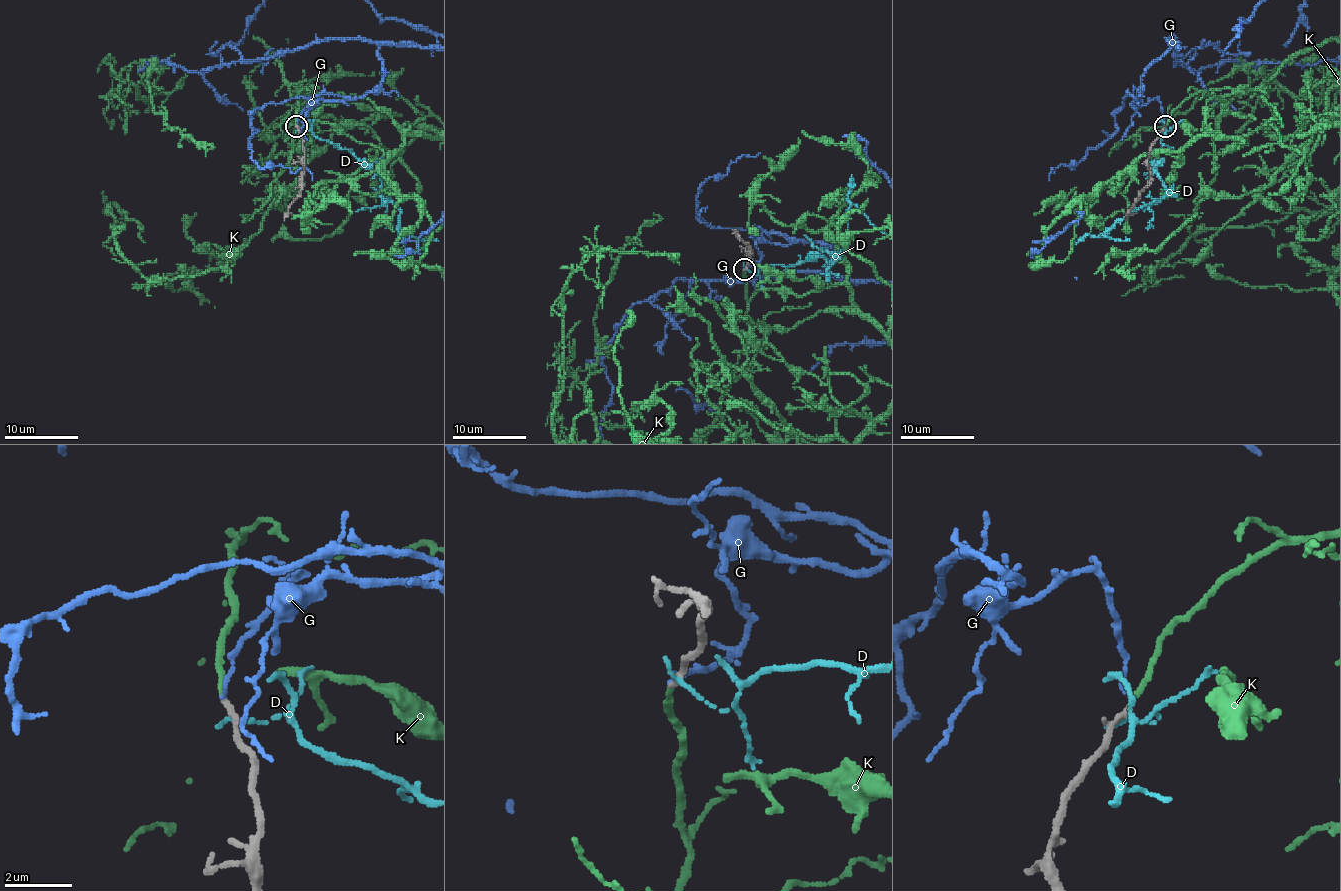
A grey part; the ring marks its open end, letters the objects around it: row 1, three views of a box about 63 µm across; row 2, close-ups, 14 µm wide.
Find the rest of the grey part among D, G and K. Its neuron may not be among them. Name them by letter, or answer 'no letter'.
K

